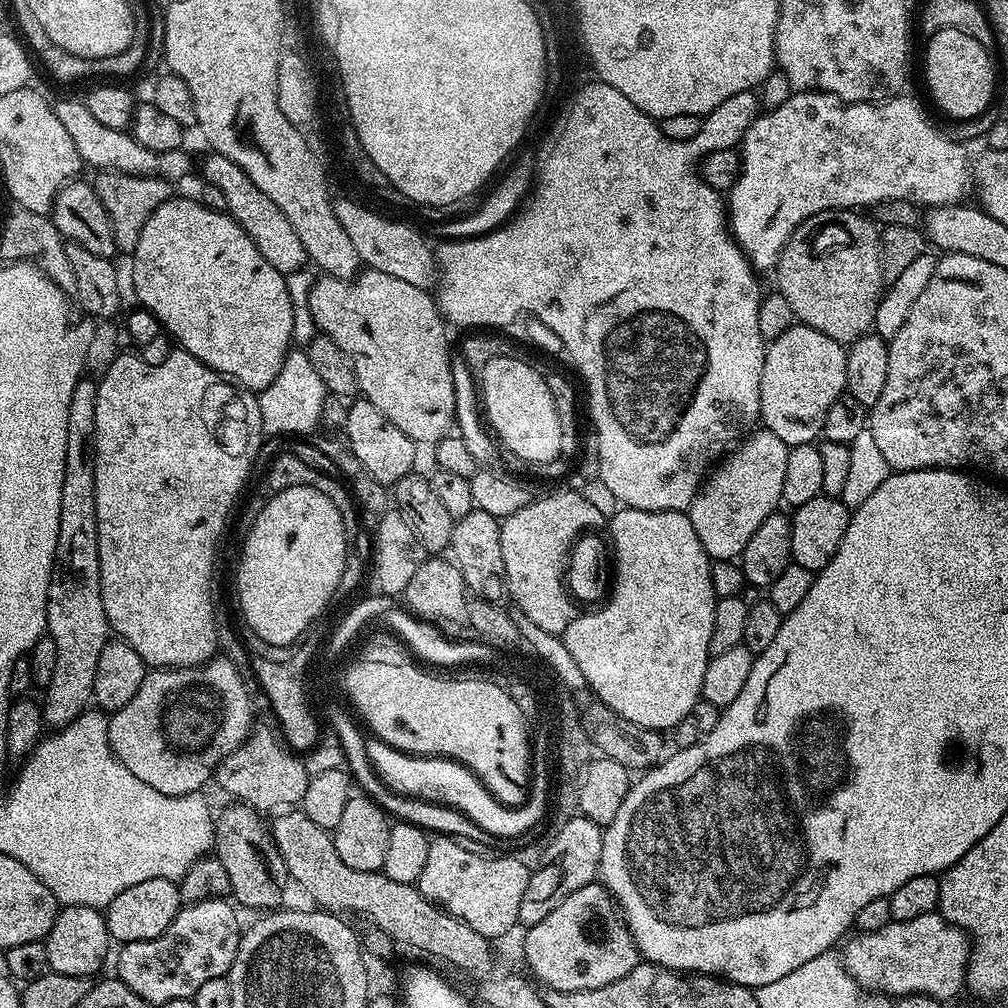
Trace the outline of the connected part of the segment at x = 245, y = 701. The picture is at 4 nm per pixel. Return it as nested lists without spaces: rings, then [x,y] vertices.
[[[213,658],[198,668],[157,668],[149,671],[144,677],[142,686],[138,686],[138,694],[134,694],[134,698],[130,698],[130,702],[126,702],[126,706],[122,706],[122,710],[111,713],[108,720],[108,741],[112,747],[112,753],[130,769],[134,774],[134,778],[142,778],[142,782],[146,782],[146,786],[154,786],[154,790],[158,790],[167,796],[191,796],[199,793],[201,791],[200,787],[207,780],[211,781],[215,777],[216,769],[223,764],[224,759],[231,752],[237,752],[247,740],[248,733],[254,727],[252,700],[248,697],[248,688],[244,685],[244,680],[240,677],[239,670],[230,661],[220,659]]]

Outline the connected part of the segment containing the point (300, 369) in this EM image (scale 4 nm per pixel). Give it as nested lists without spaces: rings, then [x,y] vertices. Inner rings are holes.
[[[298,348],[289,351],[277,378],[257,397],[265,435],[295,436],[312,431],[323,419],[327,396],[327,388],[315,373],[307,351]]]

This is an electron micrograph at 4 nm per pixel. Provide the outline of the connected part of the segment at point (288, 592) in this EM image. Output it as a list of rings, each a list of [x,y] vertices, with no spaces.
[[[290,486],[290,490],[282,490],[281,492],[272,492],[267,497],[262,512],[255,518],[251,527],[247,529],[248,537],[244,540],[244,549],[240,552],[240,569],[236,572],[236,596],[240,599],[240,608],[244,612],[248,612],[247,627],[257,629],[262,633],[263,640],[266,643],[269,640],[288,640],[291,639],[295,632],[300,632],[303,624],[308,623],[308,619],[315,615],[317,610],[324,605],[324,600],[330,599],[332,592],[332,584],[338,582],[340,574],[340,548],[346,546],[346,537],[340,536],[340,515],[334,505],[330,503],[330,498],[325,496],[316,496],[316,491],[310,486]]]

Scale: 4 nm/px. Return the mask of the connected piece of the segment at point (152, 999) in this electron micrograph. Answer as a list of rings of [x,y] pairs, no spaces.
[[[213,898],[197,904],[184,904],[174,922],[170,922],[158,938],[120,944],[115,975],[149,1006],[191,1000],[203,984],[210,982],[210,978],[227,977],[238,954],[242,935],[237,909],[228,902],[224,898]]]

